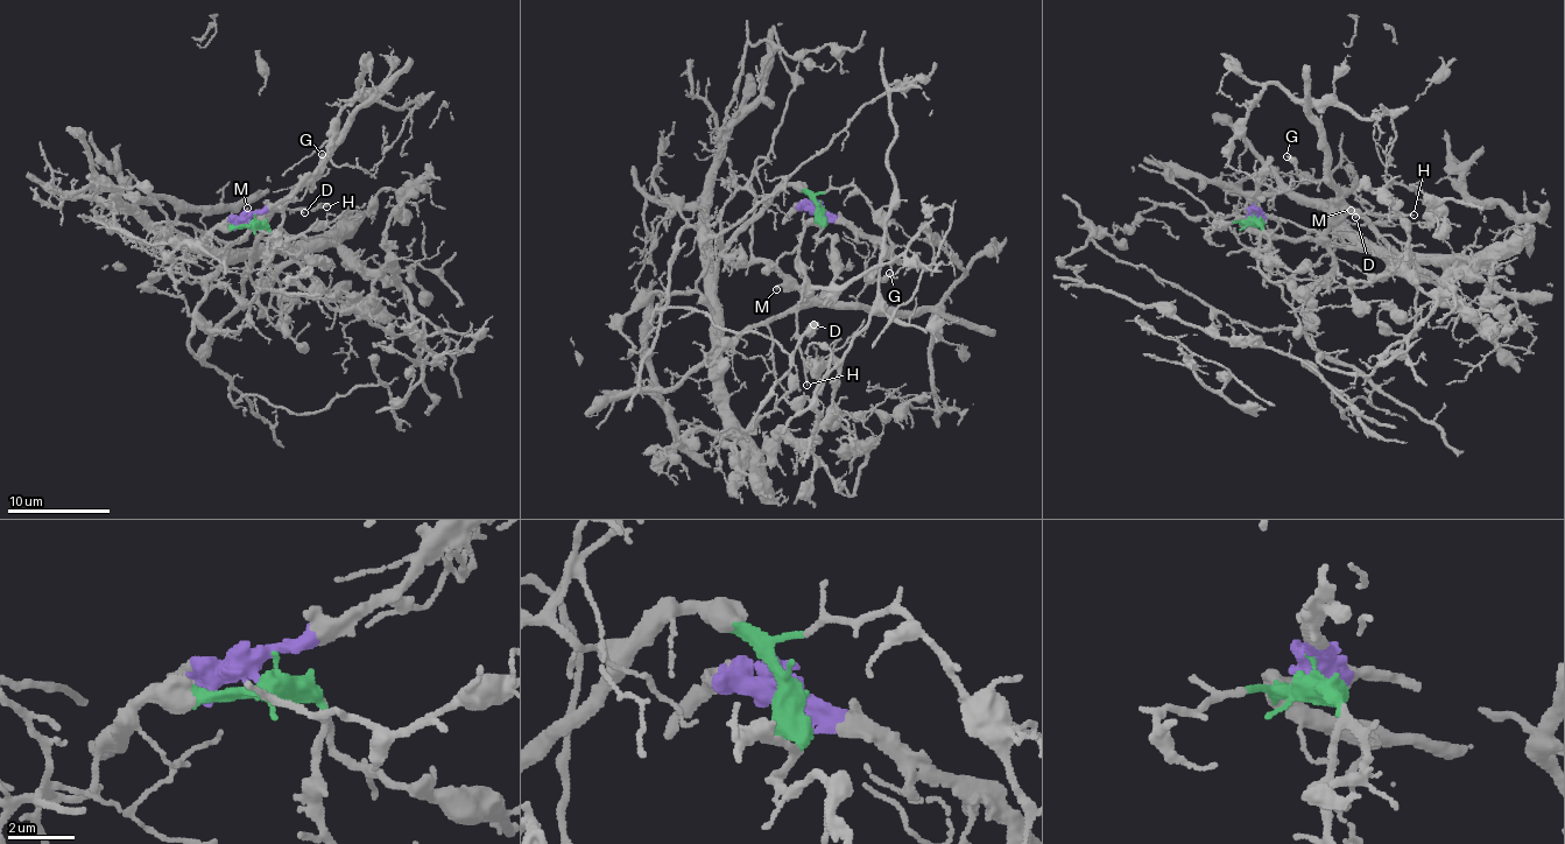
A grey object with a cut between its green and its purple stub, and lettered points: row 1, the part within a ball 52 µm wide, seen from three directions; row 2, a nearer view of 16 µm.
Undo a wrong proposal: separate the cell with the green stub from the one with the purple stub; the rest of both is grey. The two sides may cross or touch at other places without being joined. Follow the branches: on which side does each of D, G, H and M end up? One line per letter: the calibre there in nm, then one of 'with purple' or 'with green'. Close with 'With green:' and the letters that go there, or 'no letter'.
D: 110 nm thick; with purple
G: 240 nm thick; with purple
H: 150 nm thick; with purple
M: 130 nm thick; with purple
With green: no letter

